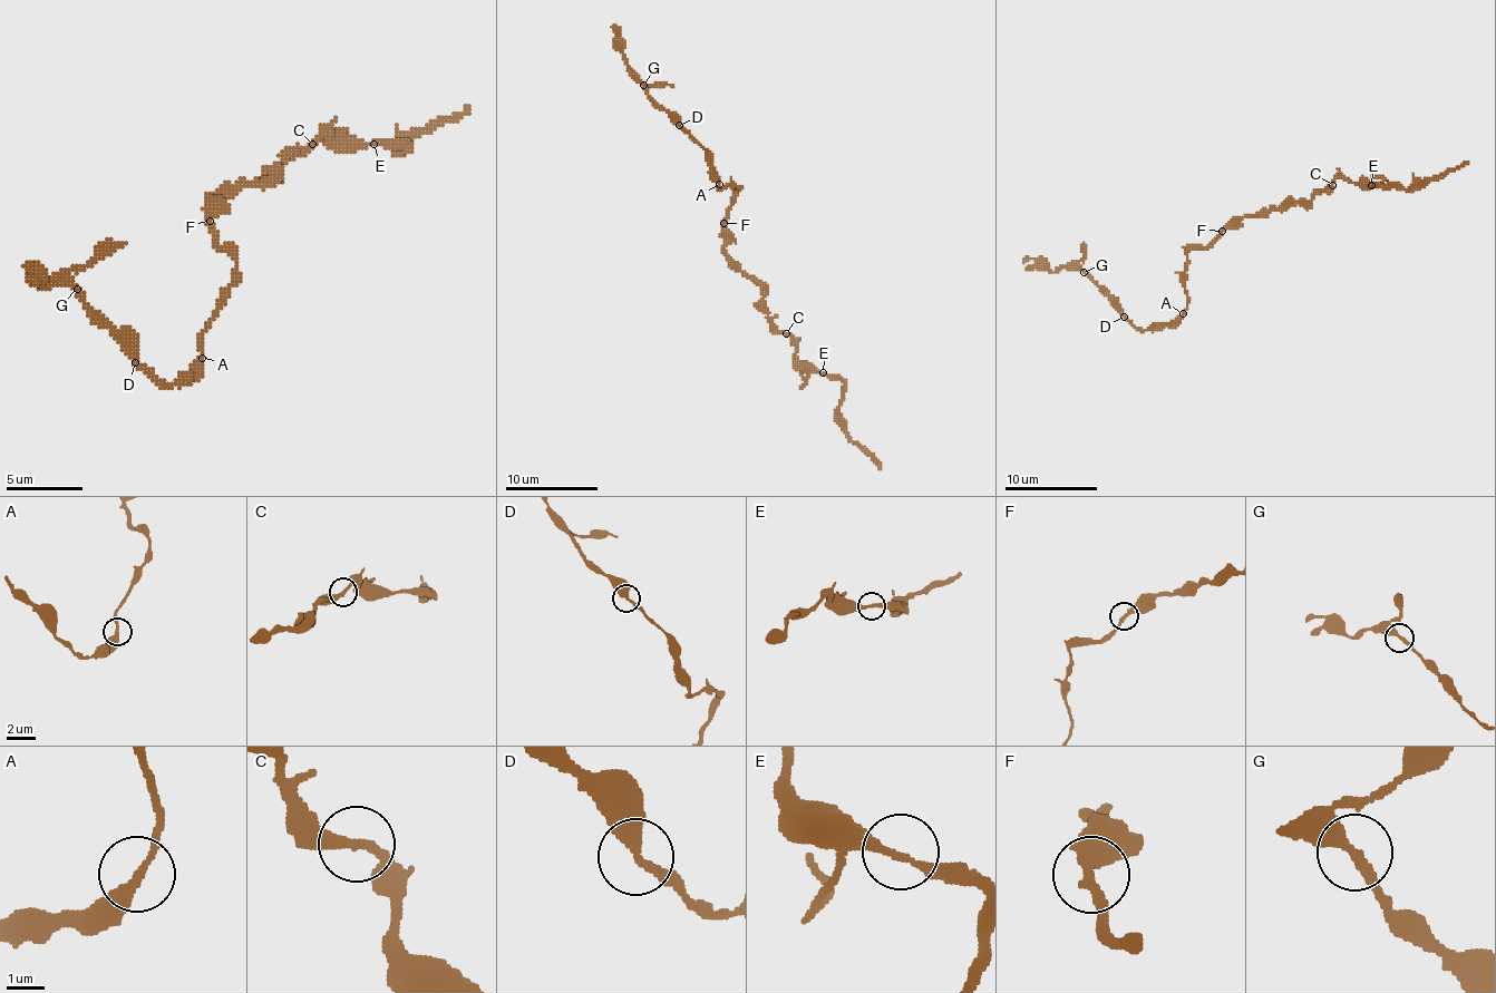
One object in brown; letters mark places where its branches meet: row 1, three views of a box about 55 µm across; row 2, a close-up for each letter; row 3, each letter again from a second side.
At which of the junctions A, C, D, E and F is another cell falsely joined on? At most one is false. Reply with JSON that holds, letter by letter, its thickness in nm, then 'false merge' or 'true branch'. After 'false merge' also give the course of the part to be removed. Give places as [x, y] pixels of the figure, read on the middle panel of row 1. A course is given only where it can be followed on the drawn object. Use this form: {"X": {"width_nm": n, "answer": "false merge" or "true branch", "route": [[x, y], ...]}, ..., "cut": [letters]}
{"A": {"width_nm": 280, "answer": "true branch"}, "C": {"width_nm": 280, "answer": "true branch"}, "D": {"width_nm": 300, "answer": "true branch"}, "E": {"width_nm": 240, "answer": "true branch"}, "F": {"width_nm": 280, "answer": "true branch"}, "cut": []}

